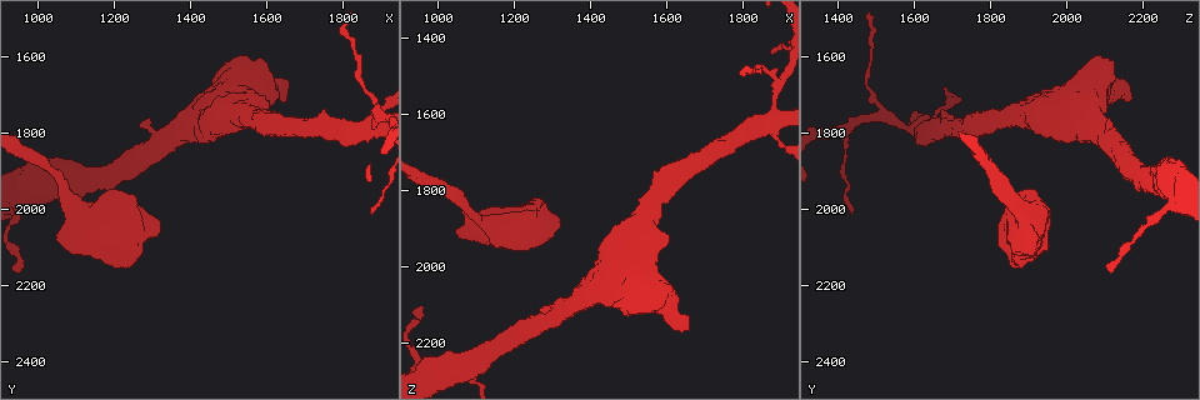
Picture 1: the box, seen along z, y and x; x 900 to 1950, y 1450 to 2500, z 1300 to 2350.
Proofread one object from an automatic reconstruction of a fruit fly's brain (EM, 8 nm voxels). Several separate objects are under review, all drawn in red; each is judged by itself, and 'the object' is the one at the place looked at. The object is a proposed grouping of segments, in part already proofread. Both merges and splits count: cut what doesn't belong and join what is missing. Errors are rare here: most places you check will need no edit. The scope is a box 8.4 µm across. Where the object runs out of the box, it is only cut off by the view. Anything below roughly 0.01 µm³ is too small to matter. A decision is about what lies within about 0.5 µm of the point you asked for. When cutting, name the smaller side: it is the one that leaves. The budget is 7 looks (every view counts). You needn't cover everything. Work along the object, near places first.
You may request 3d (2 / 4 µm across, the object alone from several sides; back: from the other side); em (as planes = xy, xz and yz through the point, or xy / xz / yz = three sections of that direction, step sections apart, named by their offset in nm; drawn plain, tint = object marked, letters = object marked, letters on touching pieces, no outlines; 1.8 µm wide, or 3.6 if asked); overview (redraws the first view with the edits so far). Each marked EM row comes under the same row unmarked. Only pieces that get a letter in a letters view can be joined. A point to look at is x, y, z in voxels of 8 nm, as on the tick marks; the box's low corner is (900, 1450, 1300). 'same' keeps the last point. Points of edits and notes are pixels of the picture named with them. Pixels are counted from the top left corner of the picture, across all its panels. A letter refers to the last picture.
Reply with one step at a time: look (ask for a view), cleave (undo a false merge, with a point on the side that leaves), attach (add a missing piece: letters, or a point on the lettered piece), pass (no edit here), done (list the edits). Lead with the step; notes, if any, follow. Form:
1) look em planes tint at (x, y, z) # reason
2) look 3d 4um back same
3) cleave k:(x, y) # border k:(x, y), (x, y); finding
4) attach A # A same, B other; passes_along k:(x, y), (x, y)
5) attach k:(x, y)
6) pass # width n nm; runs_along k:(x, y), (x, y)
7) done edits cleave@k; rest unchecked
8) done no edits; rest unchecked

look 3d 2um at (1645, 1715, 2170) # stops while still wide

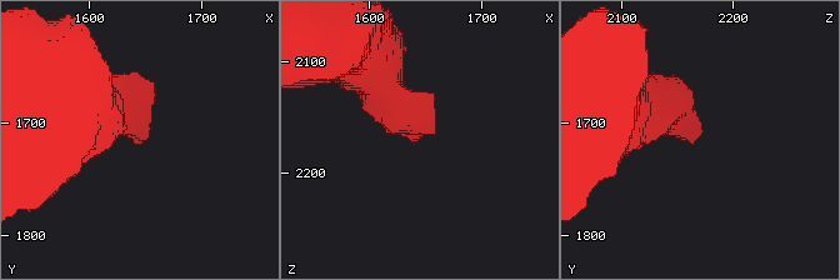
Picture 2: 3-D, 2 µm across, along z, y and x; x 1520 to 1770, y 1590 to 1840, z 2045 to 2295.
look em yz step 8 letters at (1640, 1716, 2166) # now the EM

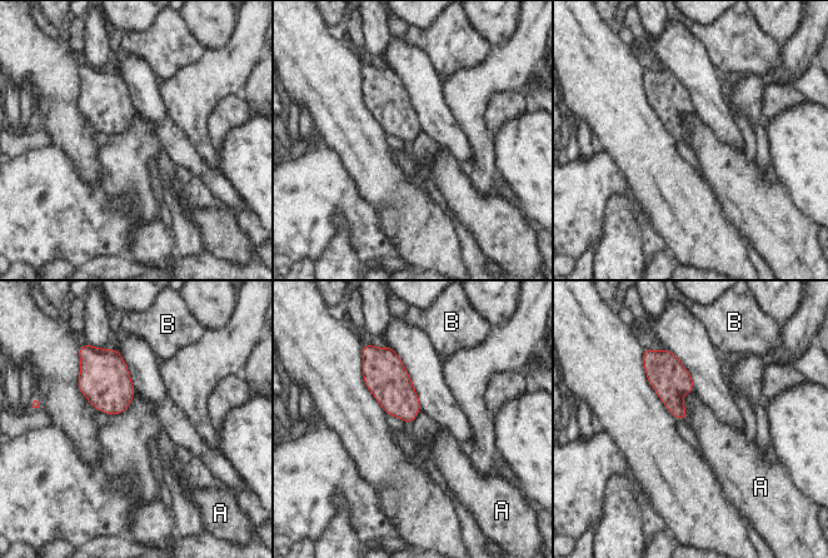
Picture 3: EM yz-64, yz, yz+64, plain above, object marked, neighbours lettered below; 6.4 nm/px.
pass # longest_contact A 200 nm; A other, B other; border 3:(693, 389), (682, 397), (684, 419); none of them fits

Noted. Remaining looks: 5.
look em planes tint at (1880, 1785, 1610) # thick turns thin

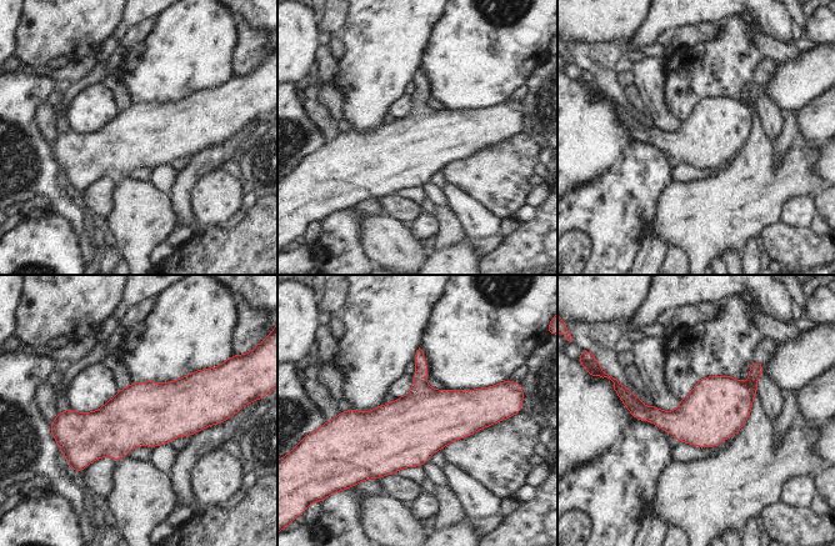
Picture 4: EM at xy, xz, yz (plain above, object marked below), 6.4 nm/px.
look em planes letters same

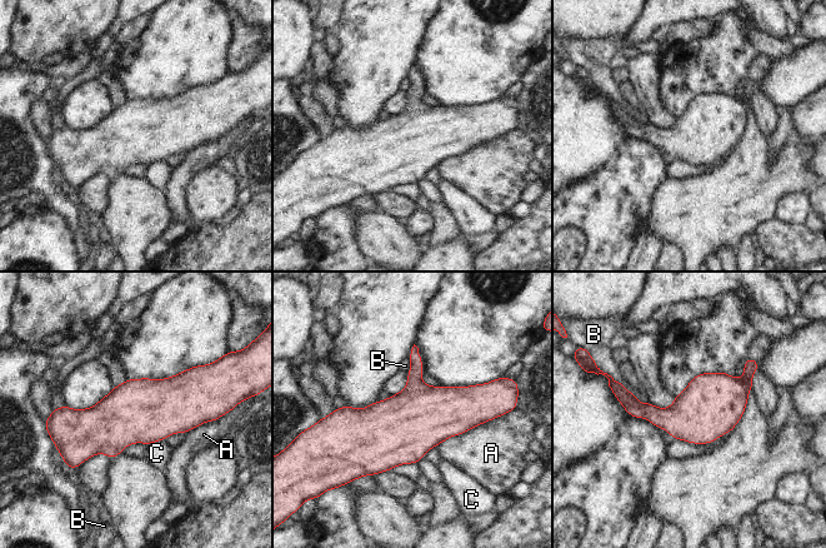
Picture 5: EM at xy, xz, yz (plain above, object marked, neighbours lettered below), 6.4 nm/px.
pass # longest_contact A 460 nm; A other, B other, C other; border 5:(164, 439), (156, 439), (148, 446); continuous, no second neuron

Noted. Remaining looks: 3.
look 3d 2um at (1875, 2005, 1440) # tapers out

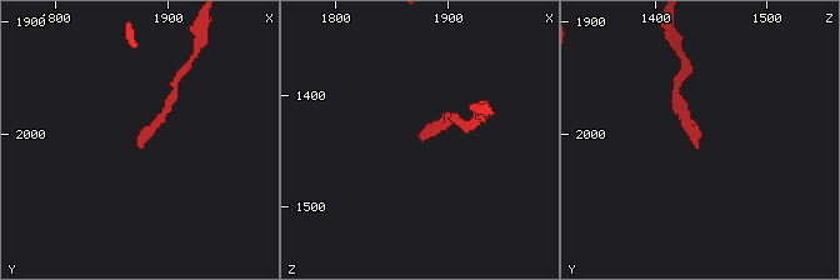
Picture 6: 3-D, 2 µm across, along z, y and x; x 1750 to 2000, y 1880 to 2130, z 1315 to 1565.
look em xy step 16 tint at (1876, 2012, 1444)

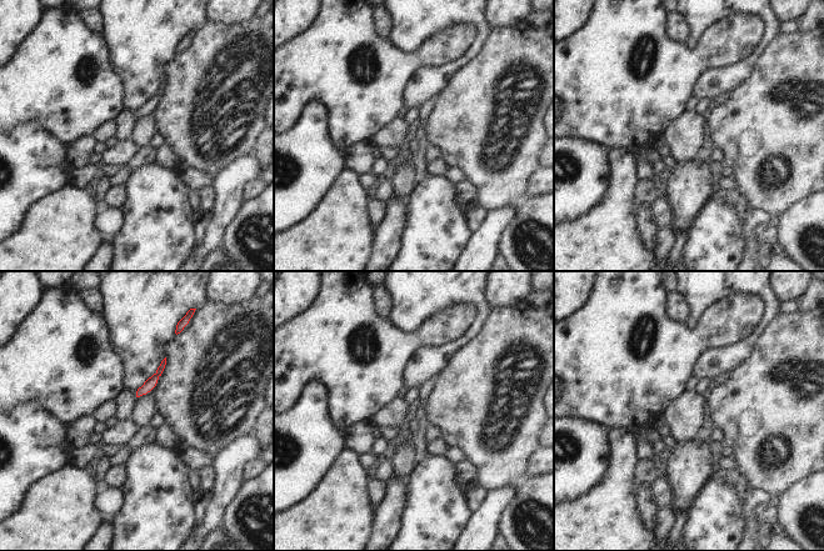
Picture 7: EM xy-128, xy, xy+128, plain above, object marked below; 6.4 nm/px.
look em planes letters same

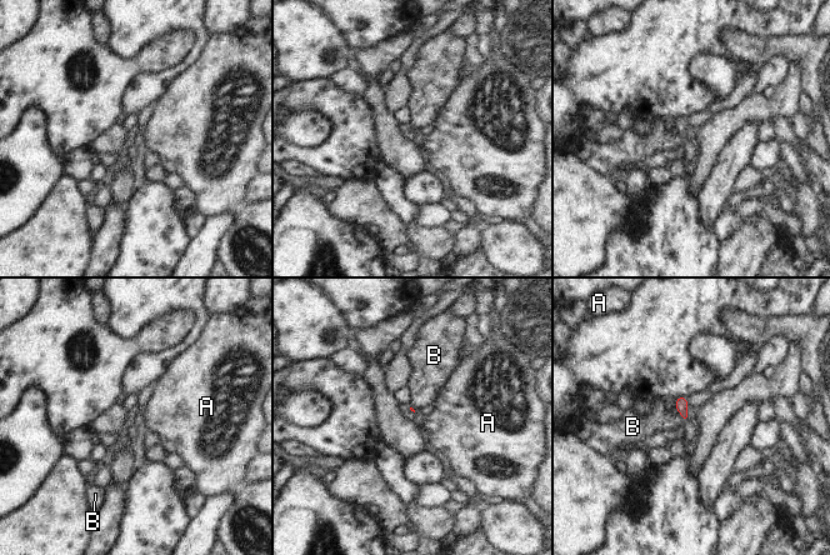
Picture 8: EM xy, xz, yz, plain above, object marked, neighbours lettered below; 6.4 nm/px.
pass # A other, B other; none of them fits

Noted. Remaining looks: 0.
done no edits; rest unchecked

